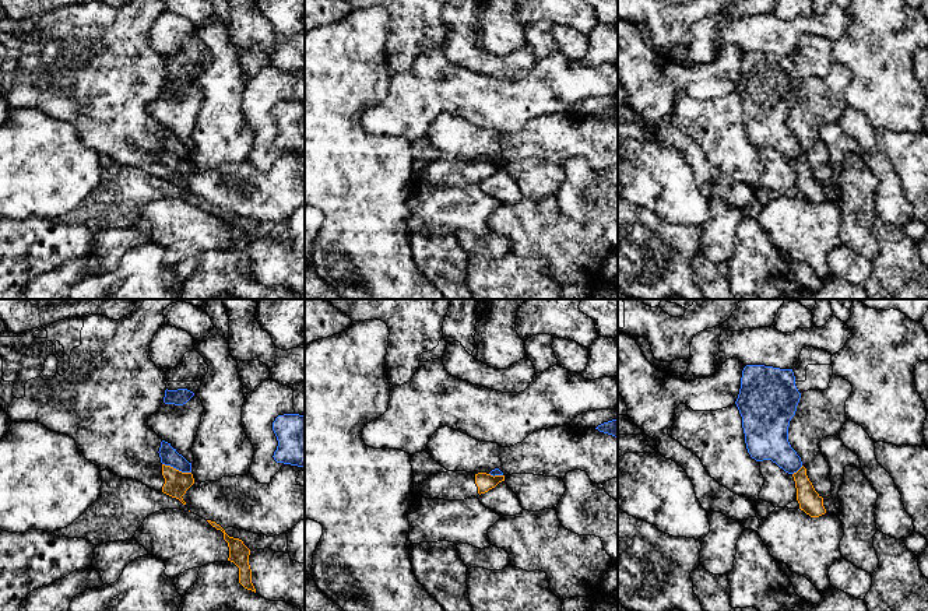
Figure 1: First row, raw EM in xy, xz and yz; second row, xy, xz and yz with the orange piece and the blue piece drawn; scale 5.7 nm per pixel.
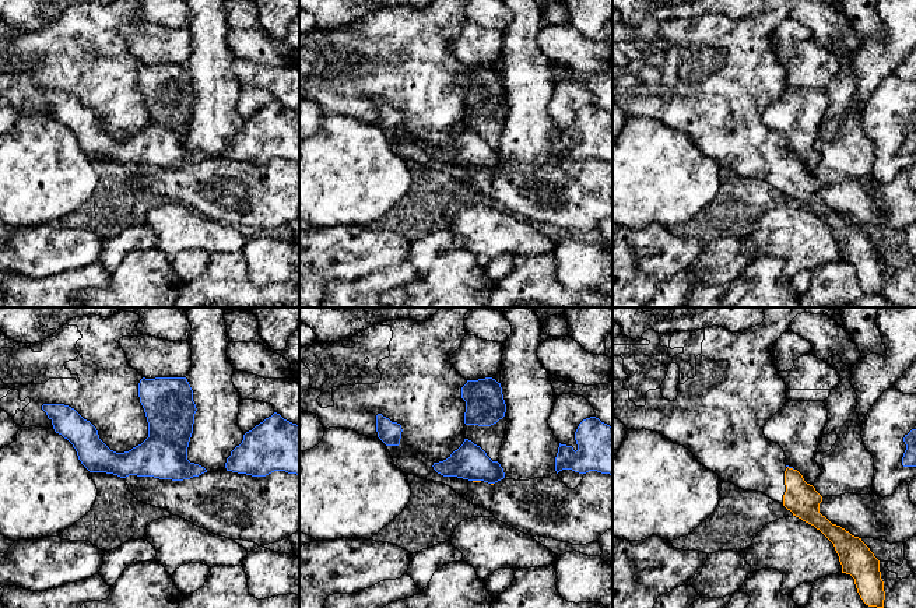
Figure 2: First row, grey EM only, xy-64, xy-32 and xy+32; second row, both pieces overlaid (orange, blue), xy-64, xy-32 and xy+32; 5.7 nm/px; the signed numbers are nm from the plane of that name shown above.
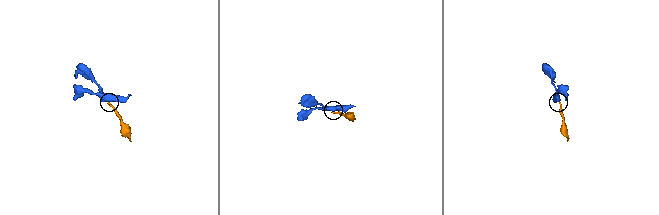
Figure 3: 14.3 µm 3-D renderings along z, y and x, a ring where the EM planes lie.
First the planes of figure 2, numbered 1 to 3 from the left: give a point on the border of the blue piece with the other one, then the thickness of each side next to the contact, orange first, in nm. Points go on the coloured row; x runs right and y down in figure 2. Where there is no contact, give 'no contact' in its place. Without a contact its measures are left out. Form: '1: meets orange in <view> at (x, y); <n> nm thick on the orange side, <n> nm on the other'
1: no contact
2: meets orange in xy-32 at (477, 481); 20 nm thick on the orange side, 200 nm on the other
3: meets orange in xy+32 at (790, 468); 190 nm thick on the orange side, 20 nm on the other

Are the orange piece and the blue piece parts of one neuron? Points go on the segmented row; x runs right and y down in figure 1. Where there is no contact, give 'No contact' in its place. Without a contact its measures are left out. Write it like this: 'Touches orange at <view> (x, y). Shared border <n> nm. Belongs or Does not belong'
Touches orange at xy (175, 469). Shared border 180 nm. Does not belong

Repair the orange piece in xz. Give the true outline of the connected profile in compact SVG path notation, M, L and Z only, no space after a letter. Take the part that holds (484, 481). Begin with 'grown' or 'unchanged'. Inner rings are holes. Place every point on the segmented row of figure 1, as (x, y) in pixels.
grown; M447 471L429 475L421 485L414 482L414 494L428 499L464 501L471 496L478 498L502 481L505 475Z

